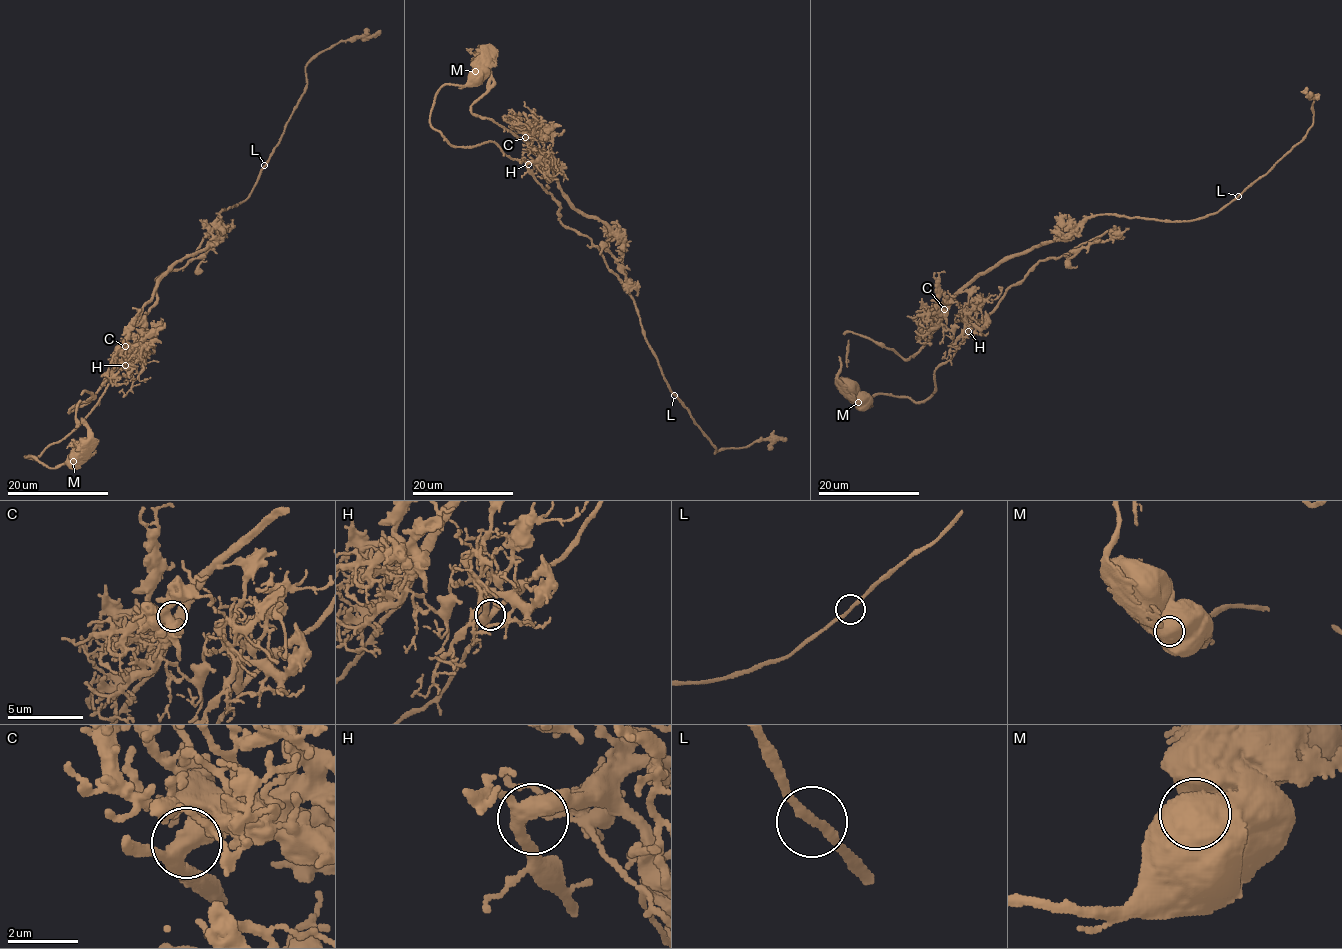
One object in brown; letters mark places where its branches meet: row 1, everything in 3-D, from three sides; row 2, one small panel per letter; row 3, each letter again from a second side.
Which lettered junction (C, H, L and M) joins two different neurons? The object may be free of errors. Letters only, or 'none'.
M

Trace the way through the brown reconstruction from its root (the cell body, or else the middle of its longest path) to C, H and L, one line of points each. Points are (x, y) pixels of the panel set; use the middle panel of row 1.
C: (479, 78), (439, 89), (429, 123), (456, 147), (492, 140), (513, 159), (535, 161), (531, 134), (525, 137)
H: (479, 78), (477, 82), (446, 83), (439, 89), (429, 123), (456, 147), (492, 140), (513, 159), (528, 164)
L: (479, 78), (439, 89), (429, 123), (456, 147), (539, 151), (566, 200), (621, 238), (674, 394)

